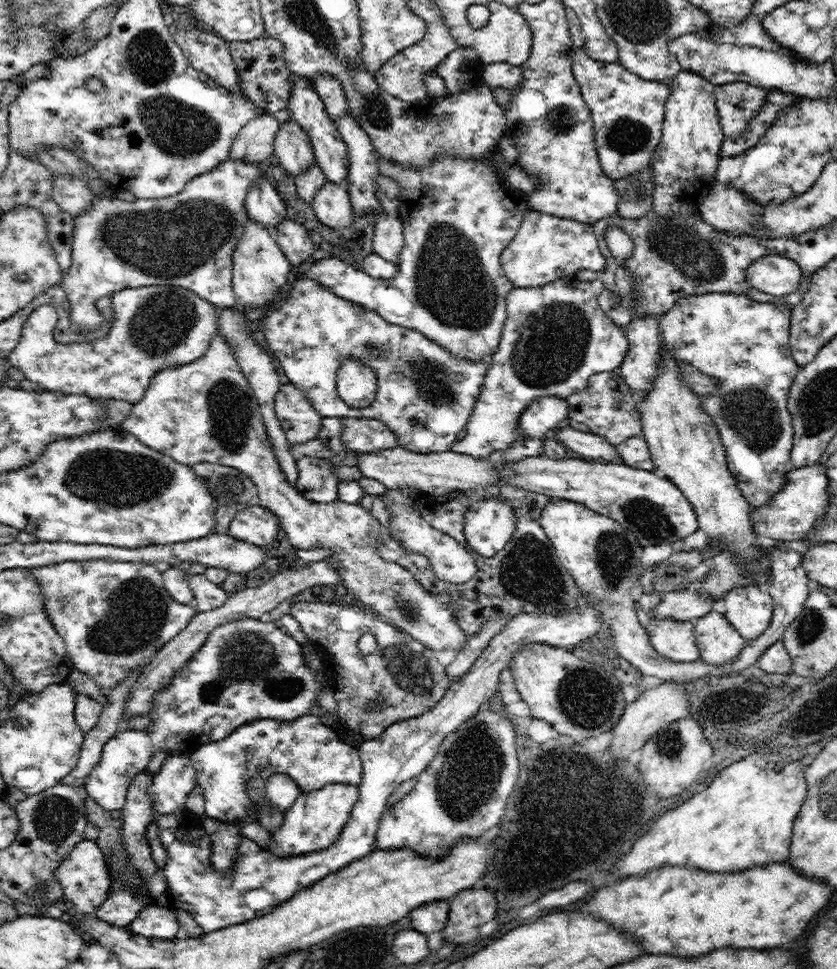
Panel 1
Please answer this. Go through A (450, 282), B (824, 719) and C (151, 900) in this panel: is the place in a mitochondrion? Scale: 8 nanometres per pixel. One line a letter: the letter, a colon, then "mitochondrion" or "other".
A: mitochondrion
B: other
C: other

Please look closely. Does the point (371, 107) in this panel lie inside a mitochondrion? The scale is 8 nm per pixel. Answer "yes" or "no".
yes

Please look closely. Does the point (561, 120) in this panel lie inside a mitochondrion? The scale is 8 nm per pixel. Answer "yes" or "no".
yes

